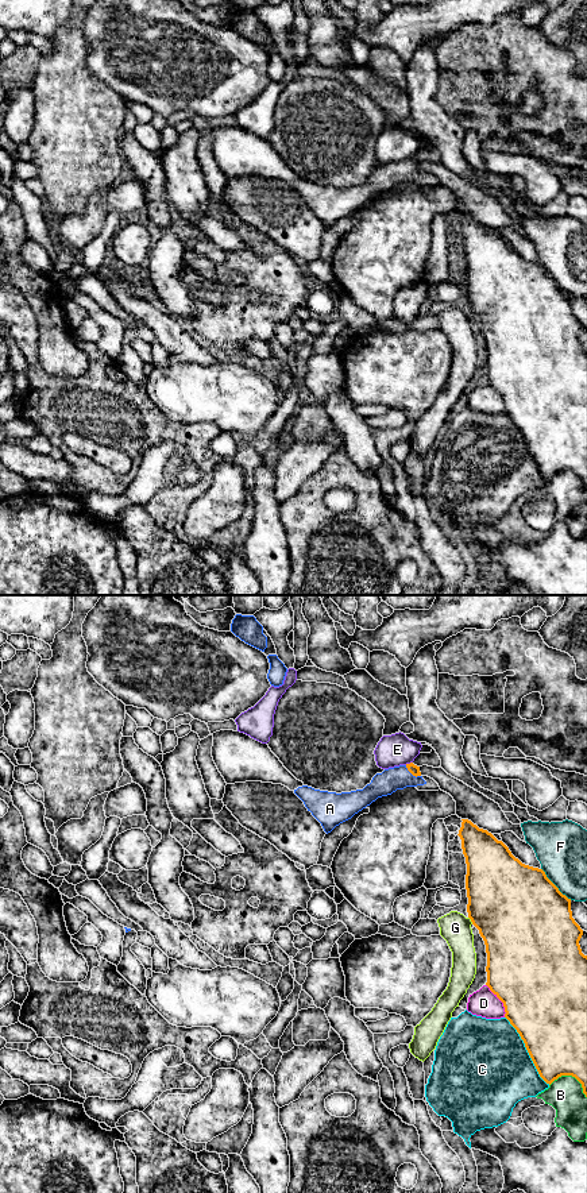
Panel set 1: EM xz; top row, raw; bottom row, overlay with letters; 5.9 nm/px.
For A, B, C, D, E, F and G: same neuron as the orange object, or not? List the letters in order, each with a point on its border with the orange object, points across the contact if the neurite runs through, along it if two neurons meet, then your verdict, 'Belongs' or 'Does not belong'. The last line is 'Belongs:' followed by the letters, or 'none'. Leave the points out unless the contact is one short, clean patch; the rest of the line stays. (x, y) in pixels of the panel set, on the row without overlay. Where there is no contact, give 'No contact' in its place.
A: Touches orange at xz (412, 169). Path across: xz (412, 163), (412, 169), (398, 173). Belongs
B: Touches orange at xz (572, 471). Does not belong
C: Touches orange at xz (528, 447). Does not belong
D: Touches orange at xz (499, 394). Does not belong
E: Touches orange at xz (408, 159). Does not belong
F: Touches orange at xz (555, 281). Does not belong
G: Touches orange at xz (471, 316). Does not belong
Belongs: A

